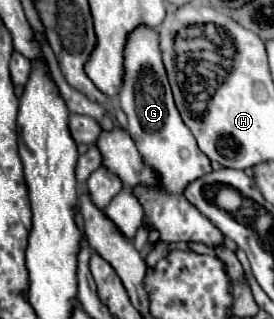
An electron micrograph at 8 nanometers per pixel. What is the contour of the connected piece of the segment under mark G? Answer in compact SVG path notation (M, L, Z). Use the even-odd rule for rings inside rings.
M138 27L126 45L124 51L124 83L118 93L120 107L128 117L128 133L134 139L142 163L156 173L156 181L152 185L134 185L132 193L140 201L144 209L144 227L148 231L158 231L160 239L154 243L152 249L146 251L144 261L150 269L156 269L156 263L170 255L170 245L180 241L194 241L204 243L208 247L224 245L224 233L214 227L214 223L204 217L186 197L186 187L212 173L210 159L198 149L194 135L182 123L178 109L172 99L170 83L166 79L166 71L158 51L158 35L148 27Z

